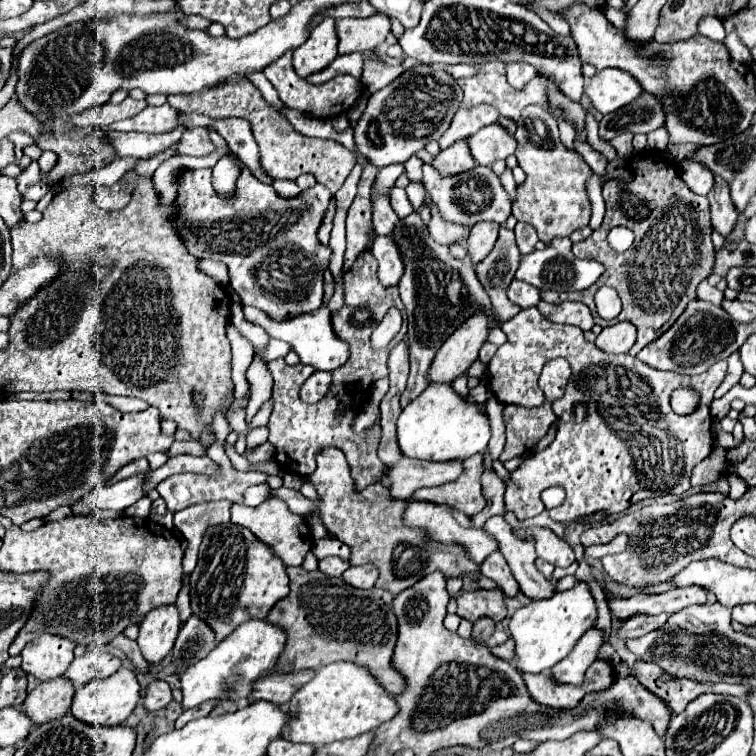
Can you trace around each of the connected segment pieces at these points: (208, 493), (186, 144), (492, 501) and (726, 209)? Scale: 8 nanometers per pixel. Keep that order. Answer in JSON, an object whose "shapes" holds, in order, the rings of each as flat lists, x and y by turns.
{"shapes":[[[229,400,229,402,225,404,223,411,217,412,212,424,217,440,215,444,213,444,213,456,209,456,209,458,219,466,219,472,213,474,213,476,207,476,207,474,175,474,175,476,163,480,163,482,157,486,157,492,159,492,161,498,165,500,167,510,177,512,177,510,183,510,183,508,187,508,187,506,191,506,191,504,211,502,211,500,231,500,231,502,239,502,239,500,243,498,243,486,241,486,241,484,259,484,261,480,267,478,267,476,261,474,261,472,249,472,249,474,237,472,237,470,231,466,231,462,229,462,229,458,227,458,227,454,225,454,225,450,223,450,223,444,225,444,227,434,233,431,232,428,229,428,227,420,225,420,225,414,227,414,227,410,231,408,231,402,233,402,233,400]],[[191,128,183,134,183,142,179,144,179,154,189,156,207,156,215,150,215,144,209,138,209,132,205,128]],[[487,466,483,468,483,486,485,486,485,498,487,498,487,506,483,508,483,512,479,512,475,518,471,518,475,522,475,526,481,526,487,522,487,518,491,518,493,514,505,514,505,504,503,504,503,492,505,492,505,484,503,480,489,470]],[[715,176,715,184,711,188,711,192,707,194,709,198,709,212,711,212,711,224,717,232,721,232,723,236,727,236,731,232,731,228,737,222,737,208,729,196,729,184]]]}

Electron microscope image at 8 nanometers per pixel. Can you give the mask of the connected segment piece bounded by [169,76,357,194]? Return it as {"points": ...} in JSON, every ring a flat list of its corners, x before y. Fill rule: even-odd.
{"points":[[227,80,223,85,210,89,204,89,200,92,190,94,177,94,169,96,169,104,175,106,179,112,199,112,205,116,215,116,211,118,223,119,229,116,241,116,251,122,253,136,259,144,261,150,261,164,265,172,275,178,275,180,297,180,301,174,311,174,315,180,323,186,329,188,331,194,335,194,353,166,357,164,355,156,335,140,319,140,319,138,309,138,299,134,263,96,261,92,249,82,249,80],[195,95,195,96,193,96],[210,103,211,106,210,106]]}

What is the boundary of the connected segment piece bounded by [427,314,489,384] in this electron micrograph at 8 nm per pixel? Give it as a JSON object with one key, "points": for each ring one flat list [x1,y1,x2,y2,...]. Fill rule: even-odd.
{"points":[[473,314,467,324,459,326,437,350,431,368,427,370,429,384,451,384,463,376,477,360,479,348,487,340,487,316]]}

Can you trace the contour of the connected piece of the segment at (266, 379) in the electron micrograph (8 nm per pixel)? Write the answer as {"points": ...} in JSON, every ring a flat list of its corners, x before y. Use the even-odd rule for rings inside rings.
{"points":[[255,358,249,368,245,370,245,378,249,382,249,392,251,400,247,404,247,422,257,414,257,410,271,398,271,388,273,388,273,376,267,370,267,364]]}

